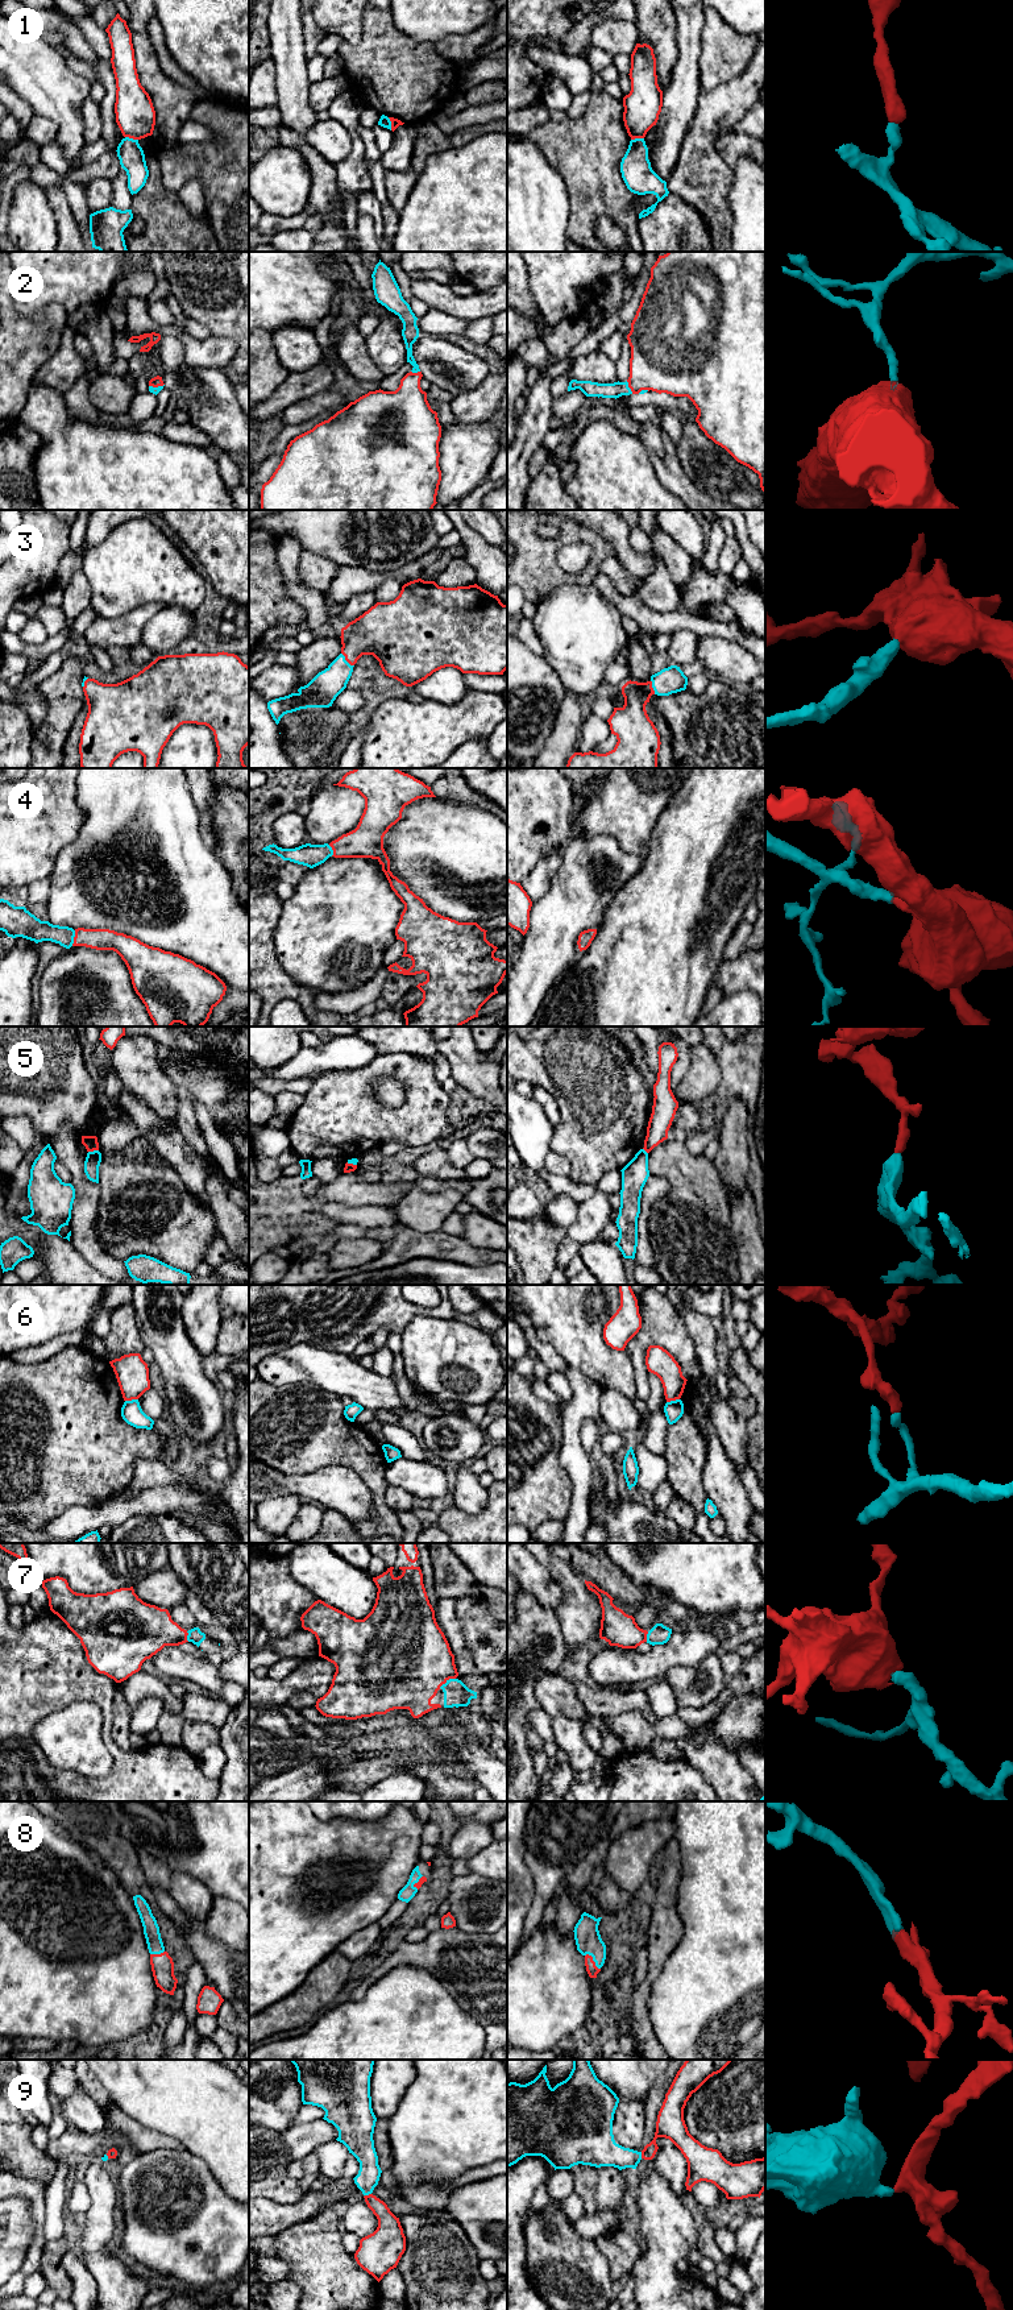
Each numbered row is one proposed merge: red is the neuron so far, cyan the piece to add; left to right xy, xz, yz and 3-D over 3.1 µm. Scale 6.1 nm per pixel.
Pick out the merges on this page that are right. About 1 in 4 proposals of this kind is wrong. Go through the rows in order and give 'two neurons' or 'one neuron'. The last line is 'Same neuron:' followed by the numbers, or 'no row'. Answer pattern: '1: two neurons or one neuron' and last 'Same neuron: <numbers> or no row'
1: two neurons
2: one neuron
3: one neuron
4: one neuron
5: two neurons
6: two neurons
7: one neuron
8: one neuron
9: one neuron
Same neuron: 2, 3, 4, 7, 8, 9

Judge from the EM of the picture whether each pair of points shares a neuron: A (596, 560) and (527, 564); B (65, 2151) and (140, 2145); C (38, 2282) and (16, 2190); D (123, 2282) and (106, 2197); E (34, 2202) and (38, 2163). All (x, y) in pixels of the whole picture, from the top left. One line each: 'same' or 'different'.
A: same
B: same
C: different
D: same
E: different

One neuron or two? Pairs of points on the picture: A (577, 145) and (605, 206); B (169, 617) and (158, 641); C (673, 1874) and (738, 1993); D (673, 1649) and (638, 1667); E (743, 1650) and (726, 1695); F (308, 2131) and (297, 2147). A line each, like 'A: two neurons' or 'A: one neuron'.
A: one neuron
B: one neuron
C: two neurons
D: one neuron
E: two neurons
F: one neuron

